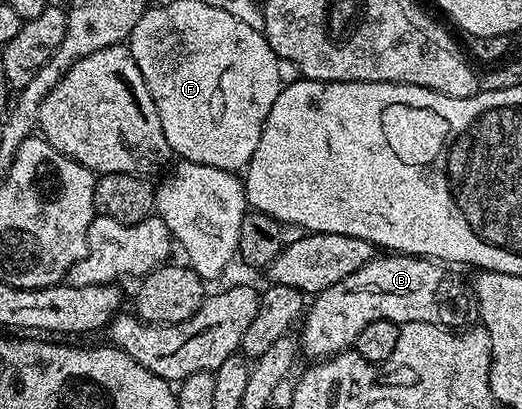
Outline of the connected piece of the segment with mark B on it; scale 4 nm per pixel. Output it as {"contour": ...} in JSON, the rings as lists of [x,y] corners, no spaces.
{"contour":[[[384,253],[370,260],[366,265],[362,265],[362,269],[358,269],[358,273],[350,273],[346,281],[338,281],[338,285],[330,285],[330,289],[321,291],[311,300],[302,319],[304,332],[298,335],[303,354],[313,355],[311,358],[319,361],[327,359],[330,355],[336,355],[339,351],[347,351],[355,344],[356,338],[366,325],[383,319],[399,325],[422,321],[449,329],[460,329],[471,324],[478,315],[475,294],[470,290],[469,284],[467,287],[466,284],[459,283],[447,270],[451,271],[439,262],[419,255]]]}

